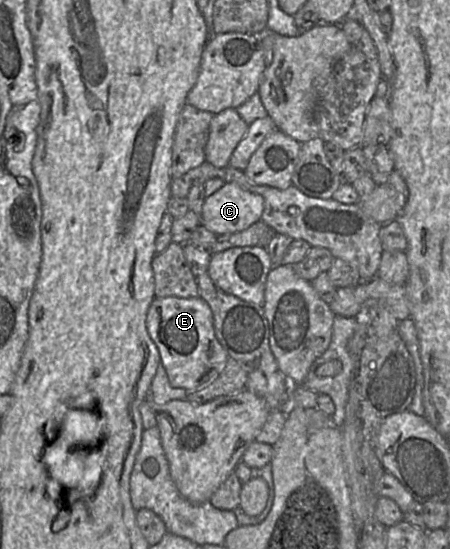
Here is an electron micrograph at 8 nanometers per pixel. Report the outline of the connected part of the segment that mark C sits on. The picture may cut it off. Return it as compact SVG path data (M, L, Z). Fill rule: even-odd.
M225 183L203 203L201 225L215 235L240 232L261 219L262 196Z

